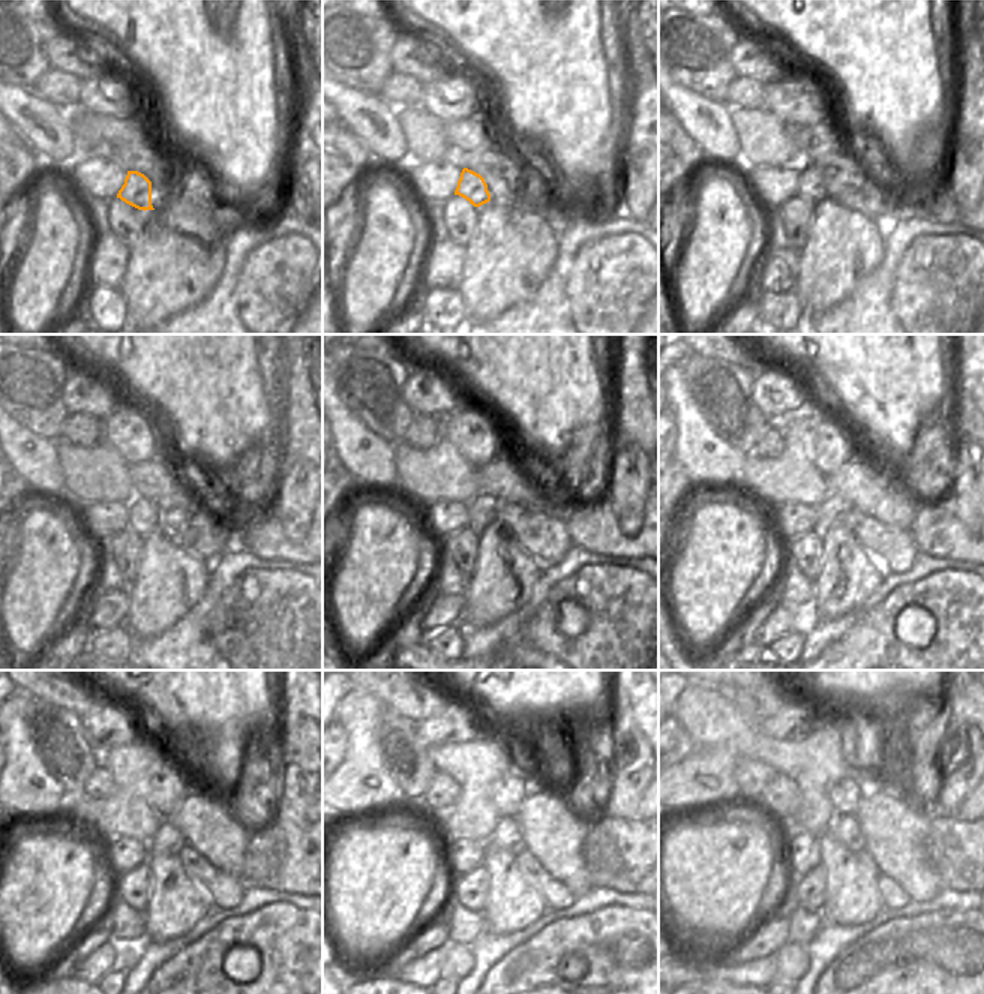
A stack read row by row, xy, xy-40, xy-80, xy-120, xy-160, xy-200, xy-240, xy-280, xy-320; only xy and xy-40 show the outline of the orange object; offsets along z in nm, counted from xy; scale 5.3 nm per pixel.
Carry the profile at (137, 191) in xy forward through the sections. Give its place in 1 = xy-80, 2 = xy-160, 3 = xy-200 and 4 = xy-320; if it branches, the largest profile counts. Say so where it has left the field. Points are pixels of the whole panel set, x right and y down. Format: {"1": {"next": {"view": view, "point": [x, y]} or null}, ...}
{"1": {"next": {"view": "xy-80", "point": [810, 186]}}, "2": {"next": {"view": "xy-160", "point": [482, 508]}}, "3": {"next": {"view": "xy-200", "point": [836, 507]}}, "4": {"next": {"view": "xy-320", "point": [846, 829]}}}

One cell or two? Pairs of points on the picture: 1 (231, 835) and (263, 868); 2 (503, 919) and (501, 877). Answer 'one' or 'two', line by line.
1: two
2: one

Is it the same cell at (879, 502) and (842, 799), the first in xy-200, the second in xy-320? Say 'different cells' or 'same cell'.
different cells

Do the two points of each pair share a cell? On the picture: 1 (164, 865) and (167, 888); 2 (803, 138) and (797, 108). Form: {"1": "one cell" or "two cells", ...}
{"1": "one cell", "2": "two cells"}

